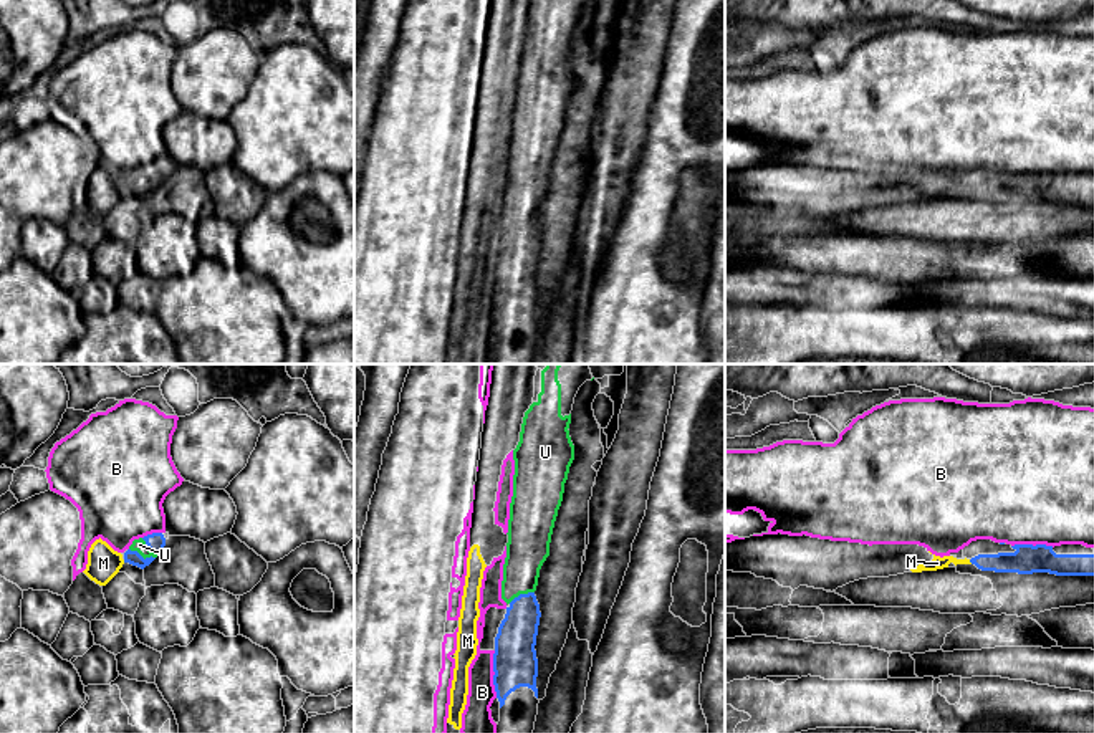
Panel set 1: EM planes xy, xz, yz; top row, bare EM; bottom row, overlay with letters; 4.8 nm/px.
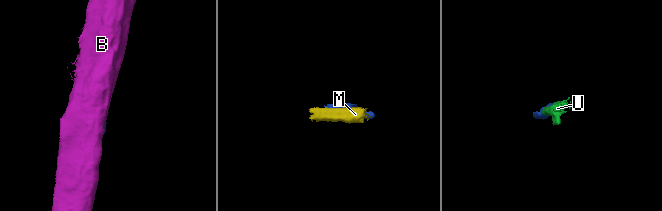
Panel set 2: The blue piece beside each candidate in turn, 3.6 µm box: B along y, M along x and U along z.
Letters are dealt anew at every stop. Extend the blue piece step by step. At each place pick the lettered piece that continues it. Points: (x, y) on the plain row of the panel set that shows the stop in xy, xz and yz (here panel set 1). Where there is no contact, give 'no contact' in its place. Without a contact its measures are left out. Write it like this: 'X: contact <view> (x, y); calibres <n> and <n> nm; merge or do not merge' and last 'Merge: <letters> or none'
B: contact xz (495, 303); calibres 220 and 150 nm; do not merge
M: contact yz (970, 191); calibres 120 and 60 nm; do not merge
U: contact xy (143, 187); calibres 70 and 70 nm; merge
Merge: U

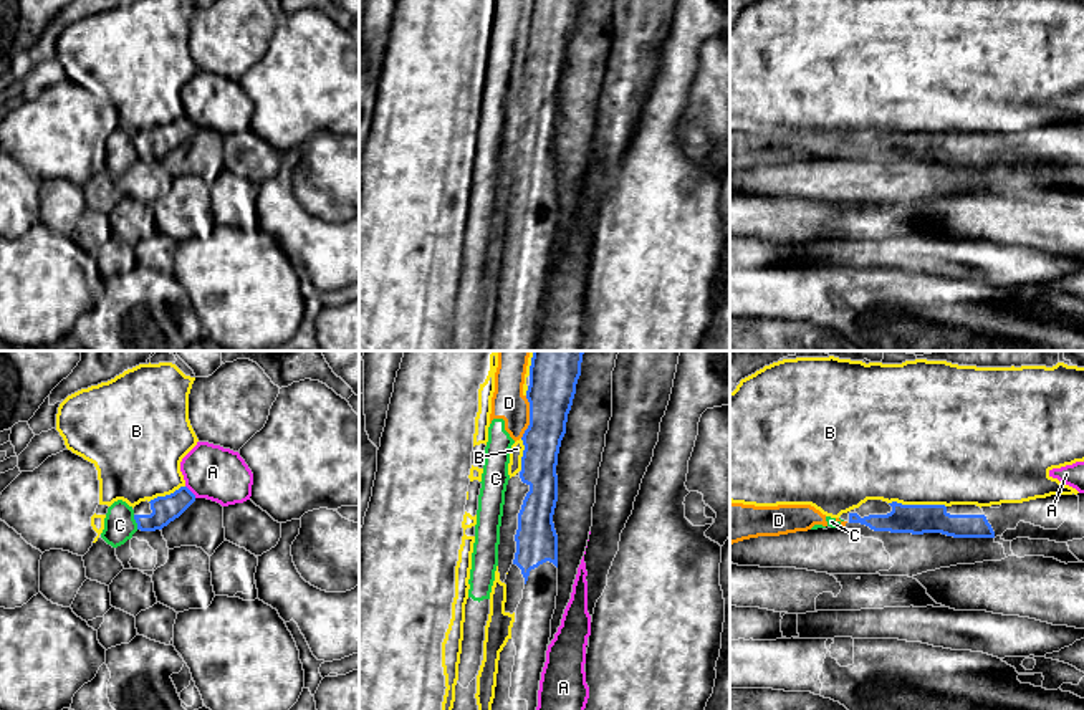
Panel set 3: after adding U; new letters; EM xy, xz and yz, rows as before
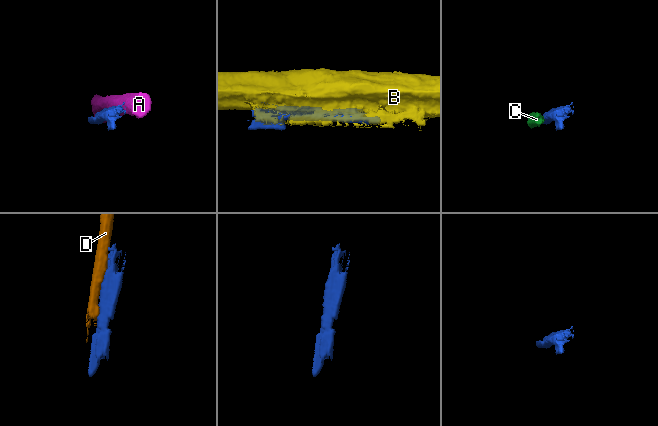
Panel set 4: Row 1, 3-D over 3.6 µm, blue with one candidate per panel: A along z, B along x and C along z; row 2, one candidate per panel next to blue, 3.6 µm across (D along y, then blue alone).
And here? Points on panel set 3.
A: contact xy (191, 121); calibres 130 and 260 nm; do not merge
B: contact yz (917, 134); calibres 140 and 500 nm; do not merge
C: contact xy (136, 151); calibres 130 and 160 nm; do not merge
D: contact xz (530, 47); calibres 220 and 160 nm; do not merge
Merge: none

